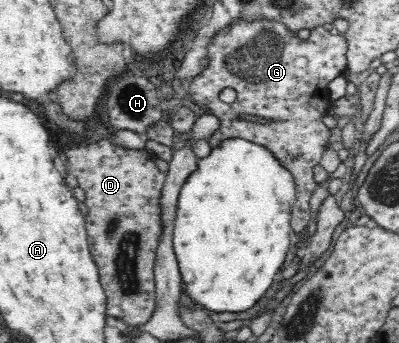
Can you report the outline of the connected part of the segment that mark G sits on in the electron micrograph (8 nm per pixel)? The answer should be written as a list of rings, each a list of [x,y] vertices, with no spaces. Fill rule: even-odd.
[[[236,19],[214,33],[208,43],[208,67],[191,79],[188,93],[192,102],[208,105],[221,119],[218,129],[206,139],[211,147],[220,145],[220,141],[226,141],[226,138],[239,137],[270,149],[290,170],[296,190],[291,211],[292,231],[306,229],[310,221],[308,201],[317,184],[312,176],[312,167],[320,163],[330,135],[330,130],[319,119],[331,113],[329,85],[346,69],[347,46],[344,35],[335,37],[322,26],[296,33],[274,19]],[[226,88],[237,93],[233,103],[220,100],[220,92]],[[239,113],[277,120],[263,125],[232,119]]]

